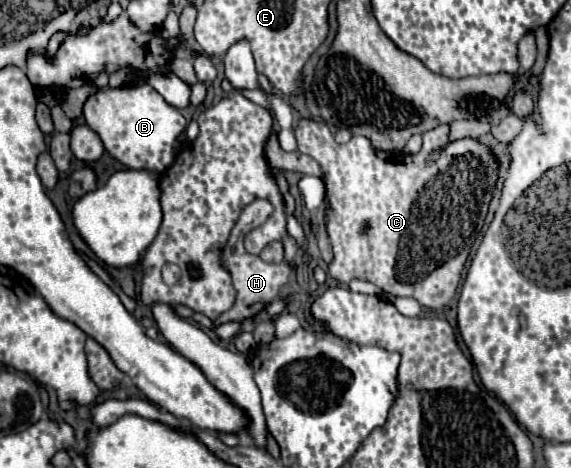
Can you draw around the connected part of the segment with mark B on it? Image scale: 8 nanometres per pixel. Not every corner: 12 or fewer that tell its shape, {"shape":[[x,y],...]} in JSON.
{"shape":[[144,78],[86,98],[86,124],[128,168],[162,174],[184,116]]}

